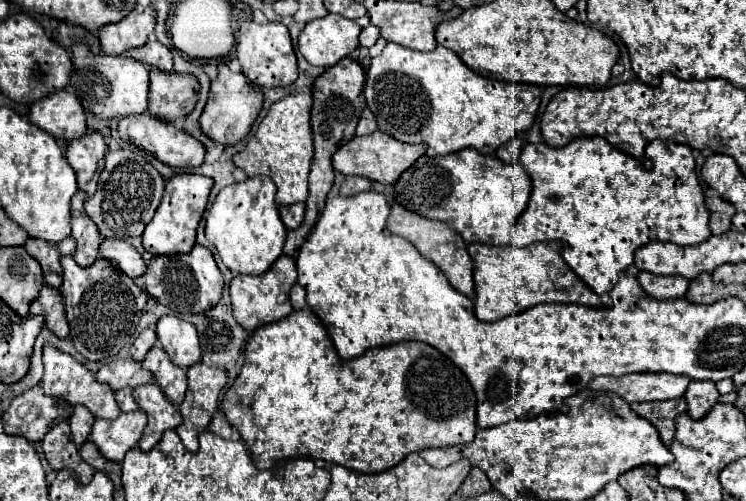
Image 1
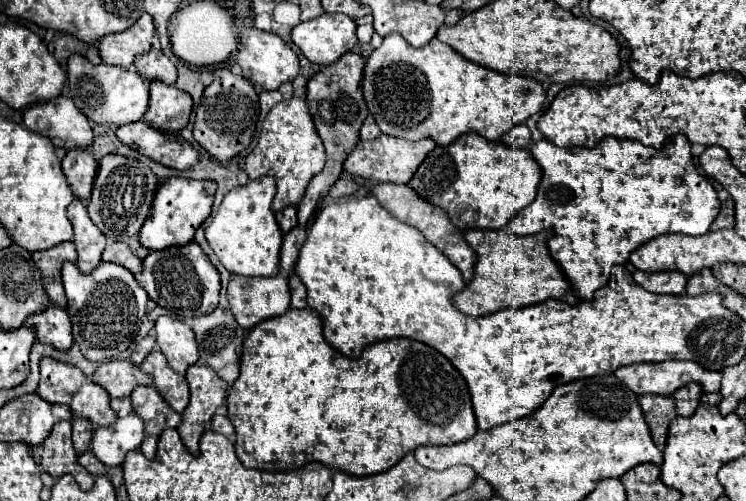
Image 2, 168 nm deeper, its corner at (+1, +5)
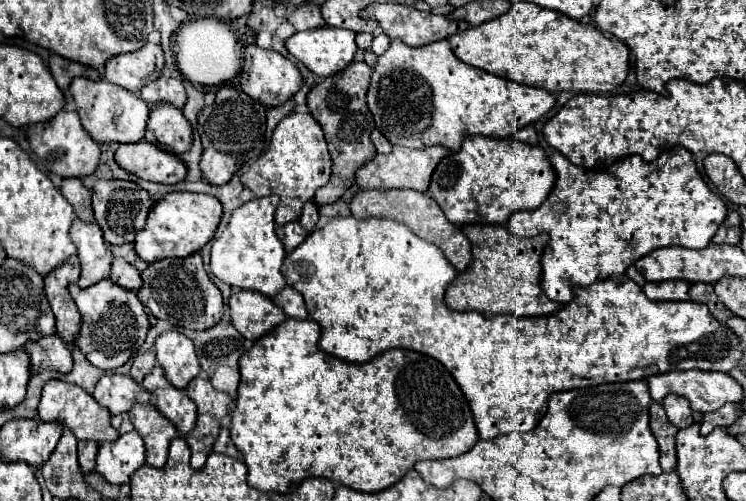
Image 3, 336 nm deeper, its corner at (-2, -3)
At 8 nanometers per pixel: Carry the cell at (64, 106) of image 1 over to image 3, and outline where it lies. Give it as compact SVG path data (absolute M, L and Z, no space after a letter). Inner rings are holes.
M59 111L55 117L29 125L27 127L27 139L31 143L31 149L41 159L41 163L61 177L83 177L91 175L95 167L99 165L99 145L97 141L85 131L85 127L79 121L79 115L75 111Z

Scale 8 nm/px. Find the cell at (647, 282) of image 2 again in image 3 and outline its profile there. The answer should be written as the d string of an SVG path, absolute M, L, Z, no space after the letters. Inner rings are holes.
M677 279L677 281L665 281L665 283L645 283L643 287L645 295L653 301L687 301L689 295L689 283Z

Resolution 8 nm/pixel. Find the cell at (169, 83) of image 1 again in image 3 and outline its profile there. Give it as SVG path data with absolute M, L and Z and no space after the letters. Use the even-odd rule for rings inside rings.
M153 103L147 121L145 141L179 155L187 151L193 143L191 125L181 109L173 107L171 103Z

